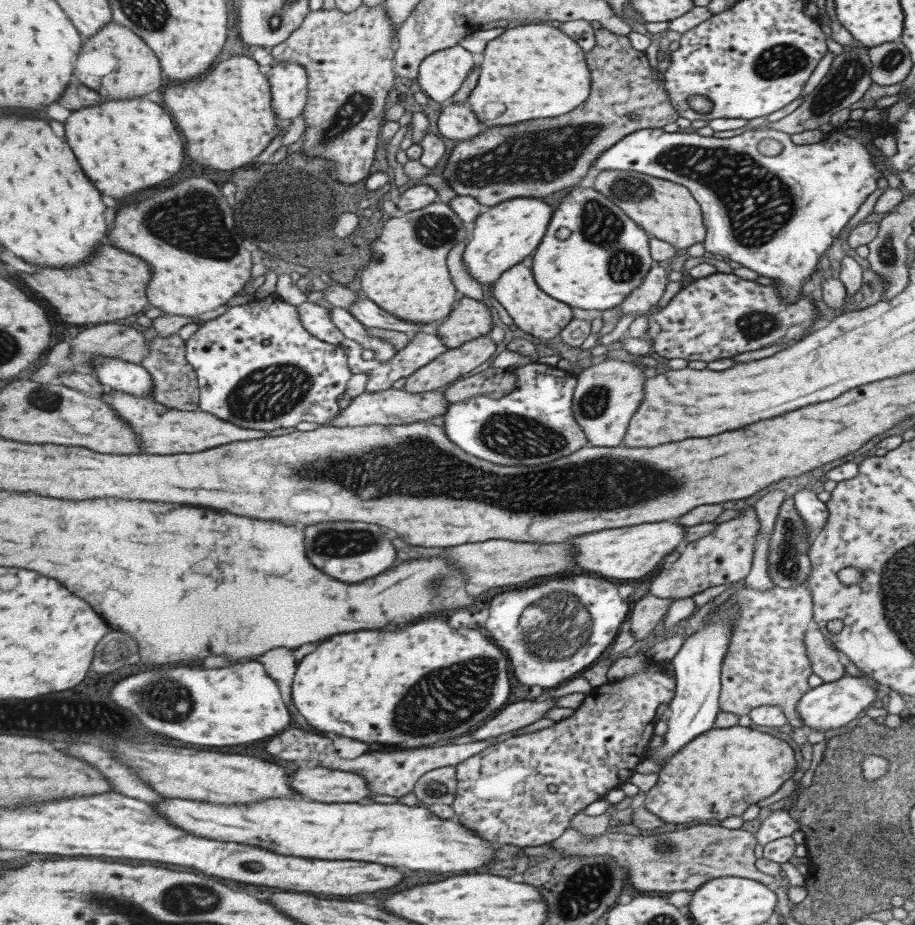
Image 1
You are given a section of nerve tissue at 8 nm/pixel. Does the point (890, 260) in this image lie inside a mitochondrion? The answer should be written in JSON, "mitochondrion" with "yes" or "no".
{"mitochondrion":"yes"}

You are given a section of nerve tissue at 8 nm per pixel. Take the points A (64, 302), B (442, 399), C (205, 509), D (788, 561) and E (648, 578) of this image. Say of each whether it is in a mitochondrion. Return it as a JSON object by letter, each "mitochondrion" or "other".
{"A":"other","B":"other","C":"other","D":"mitochondrion","E":"other"}

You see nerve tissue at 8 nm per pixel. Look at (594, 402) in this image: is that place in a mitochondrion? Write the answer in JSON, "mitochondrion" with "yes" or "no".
{"mitochondrion":"yes"}

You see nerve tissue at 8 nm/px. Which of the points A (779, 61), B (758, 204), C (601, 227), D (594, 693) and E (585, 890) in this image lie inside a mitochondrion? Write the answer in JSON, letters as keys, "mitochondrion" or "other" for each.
{"A":"mitochondrion","B":"mitochondrion","C":"mitochondrion","D":"other","E":"mitochondrion"}

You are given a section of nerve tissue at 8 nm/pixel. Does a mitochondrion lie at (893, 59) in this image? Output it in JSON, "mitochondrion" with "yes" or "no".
{"mitochondrion":"yes"}

